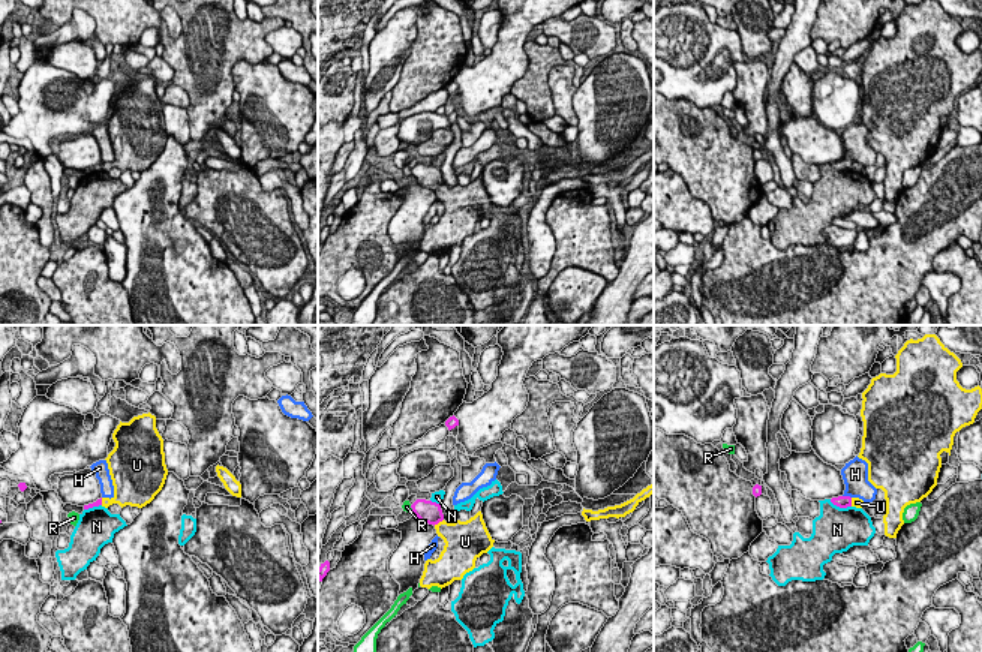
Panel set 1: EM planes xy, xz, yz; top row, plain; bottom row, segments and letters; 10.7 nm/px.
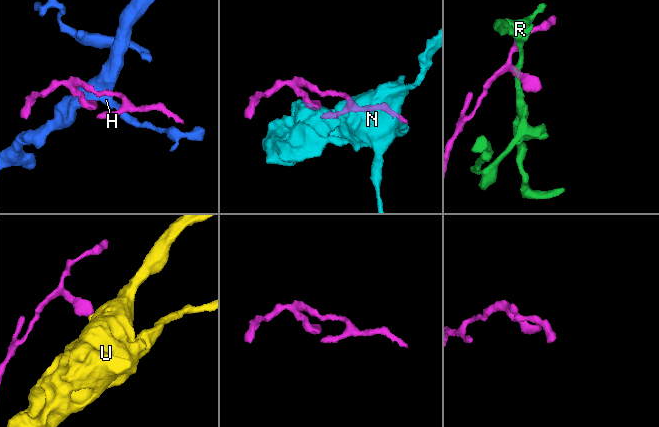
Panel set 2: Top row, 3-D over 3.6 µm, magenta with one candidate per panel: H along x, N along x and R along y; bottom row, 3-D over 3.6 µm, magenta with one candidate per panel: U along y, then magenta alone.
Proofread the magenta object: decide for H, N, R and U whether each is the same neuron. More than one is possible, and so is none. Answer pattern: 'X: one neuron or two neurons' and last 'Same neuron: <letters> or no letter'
H: two neurons
N: two neurons
R: two neurons
U: two neurons
Same neuron: no letter

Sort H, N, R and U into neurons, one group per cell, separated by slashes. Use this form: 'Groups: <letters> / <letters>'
Groups: H / N / R / U

